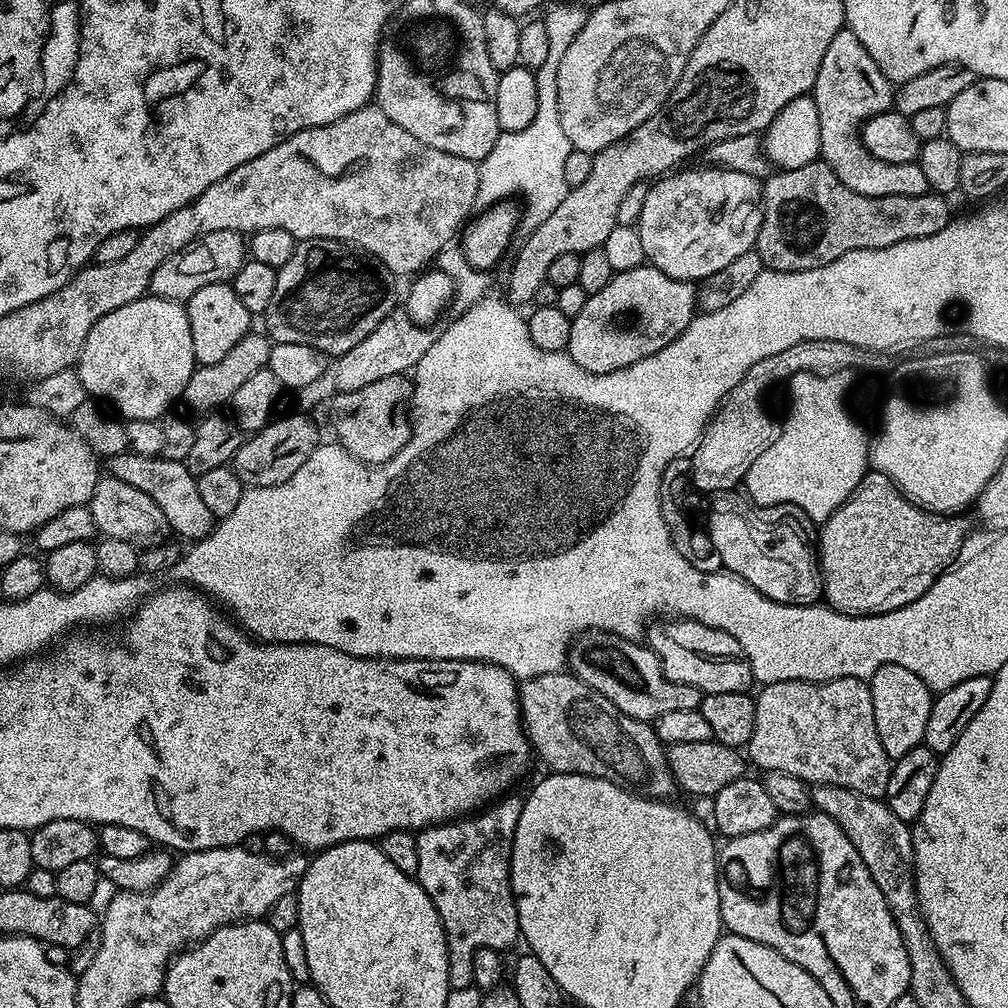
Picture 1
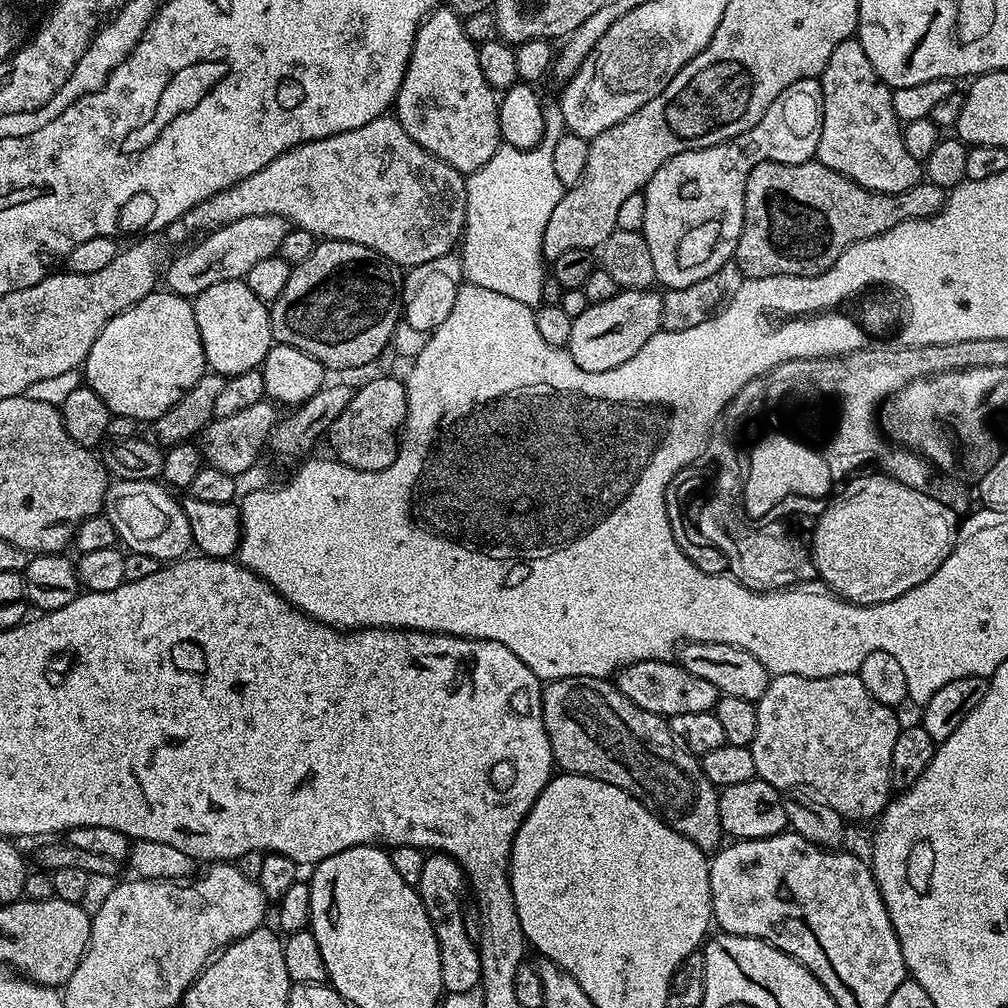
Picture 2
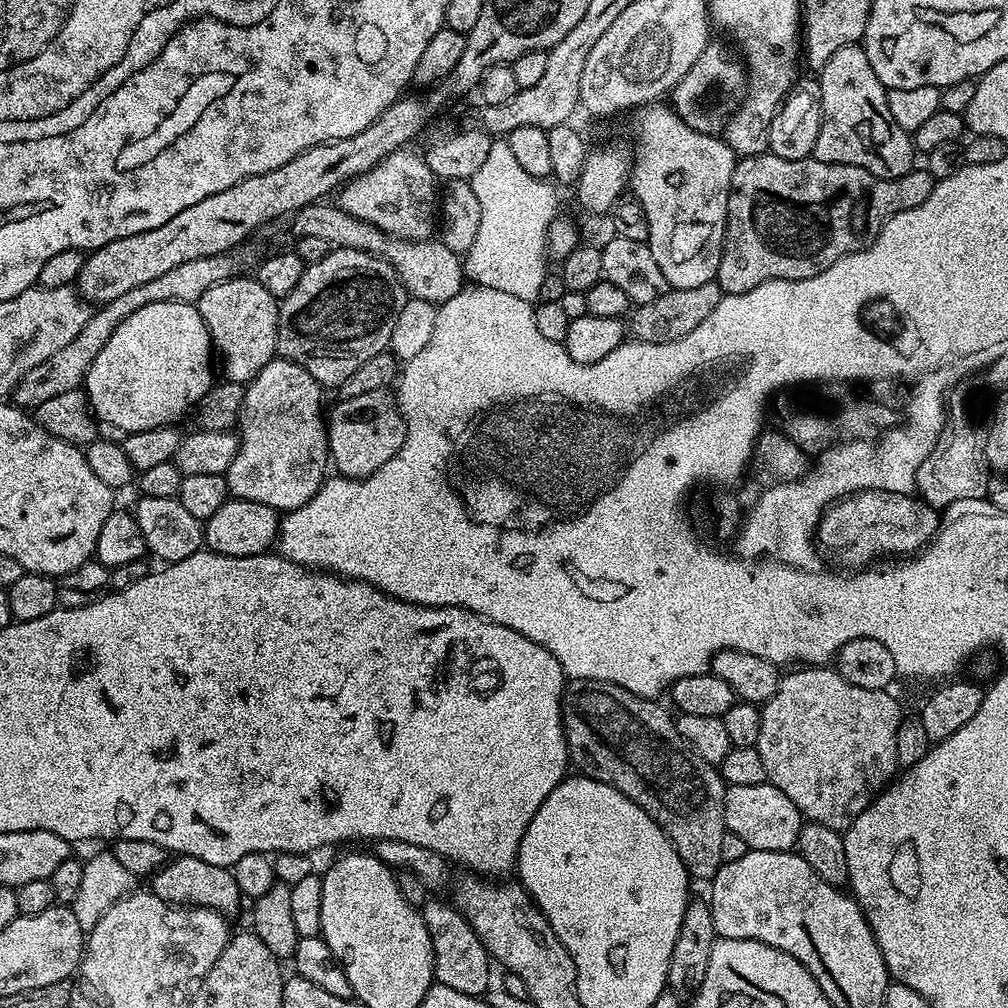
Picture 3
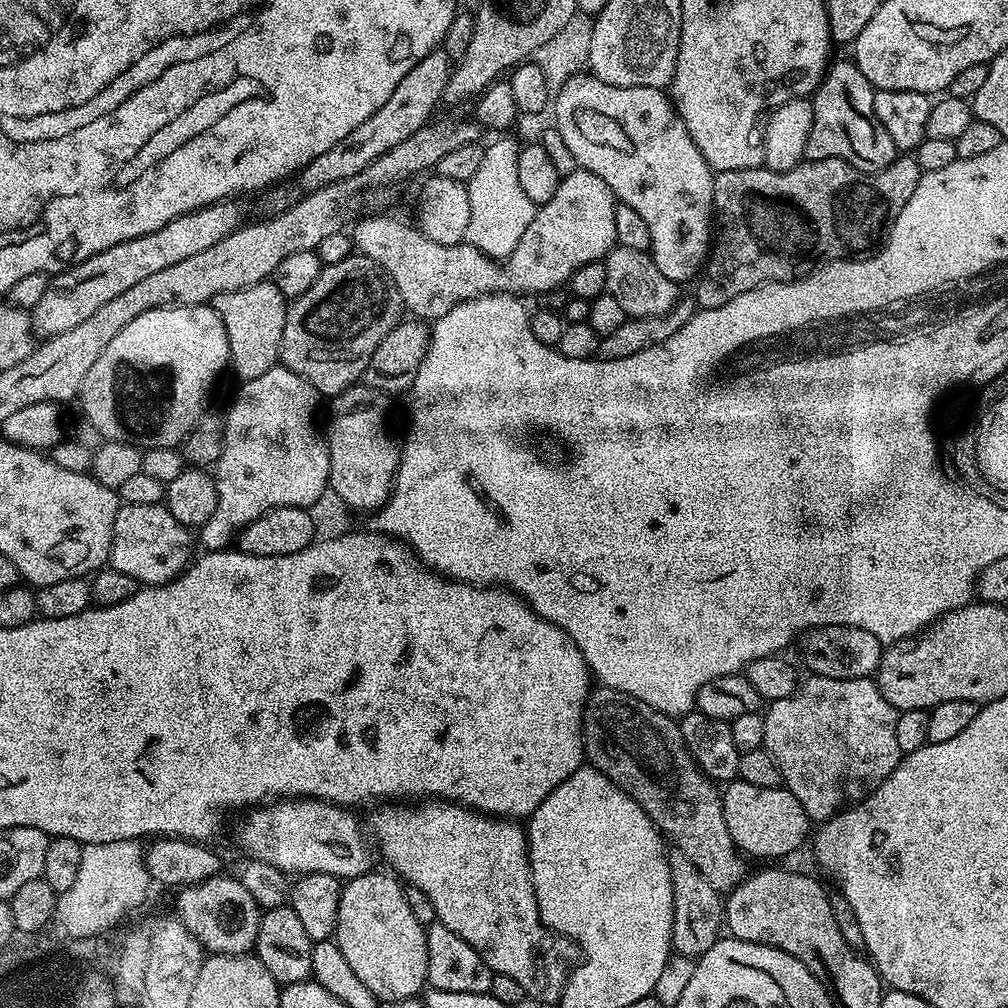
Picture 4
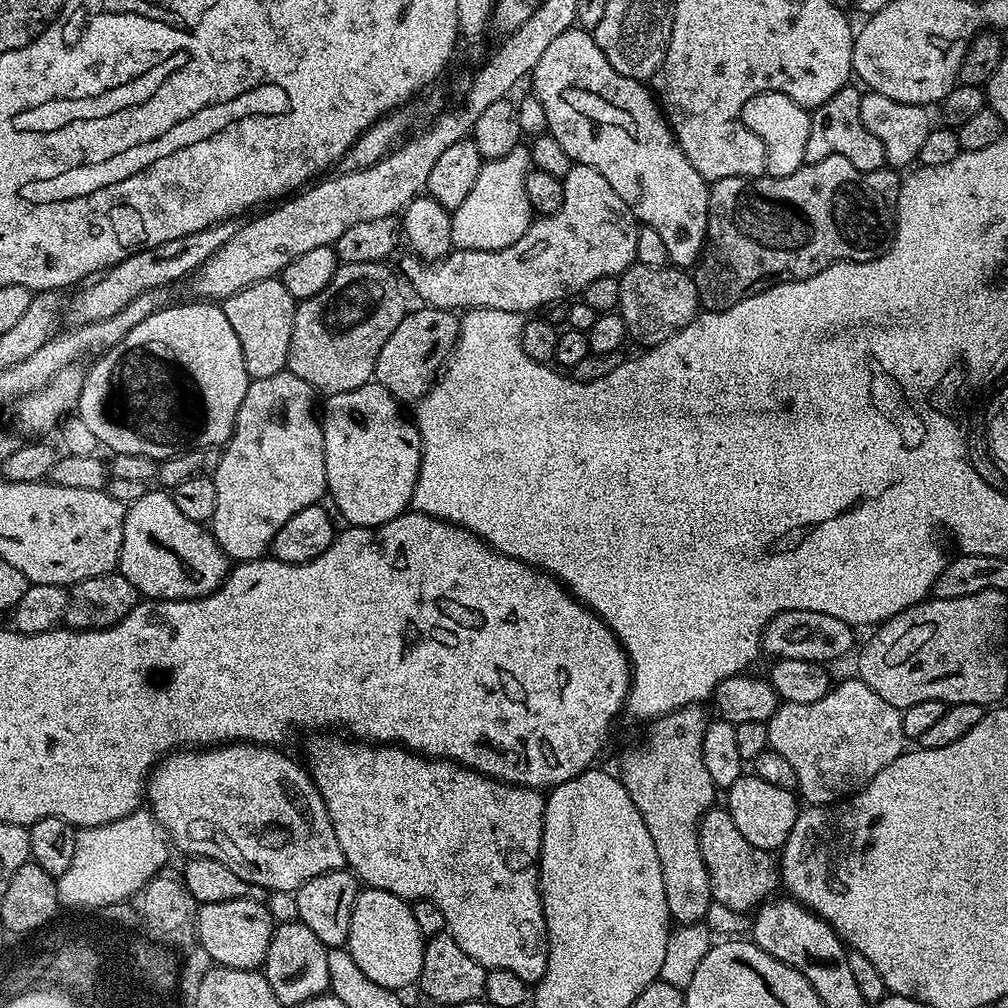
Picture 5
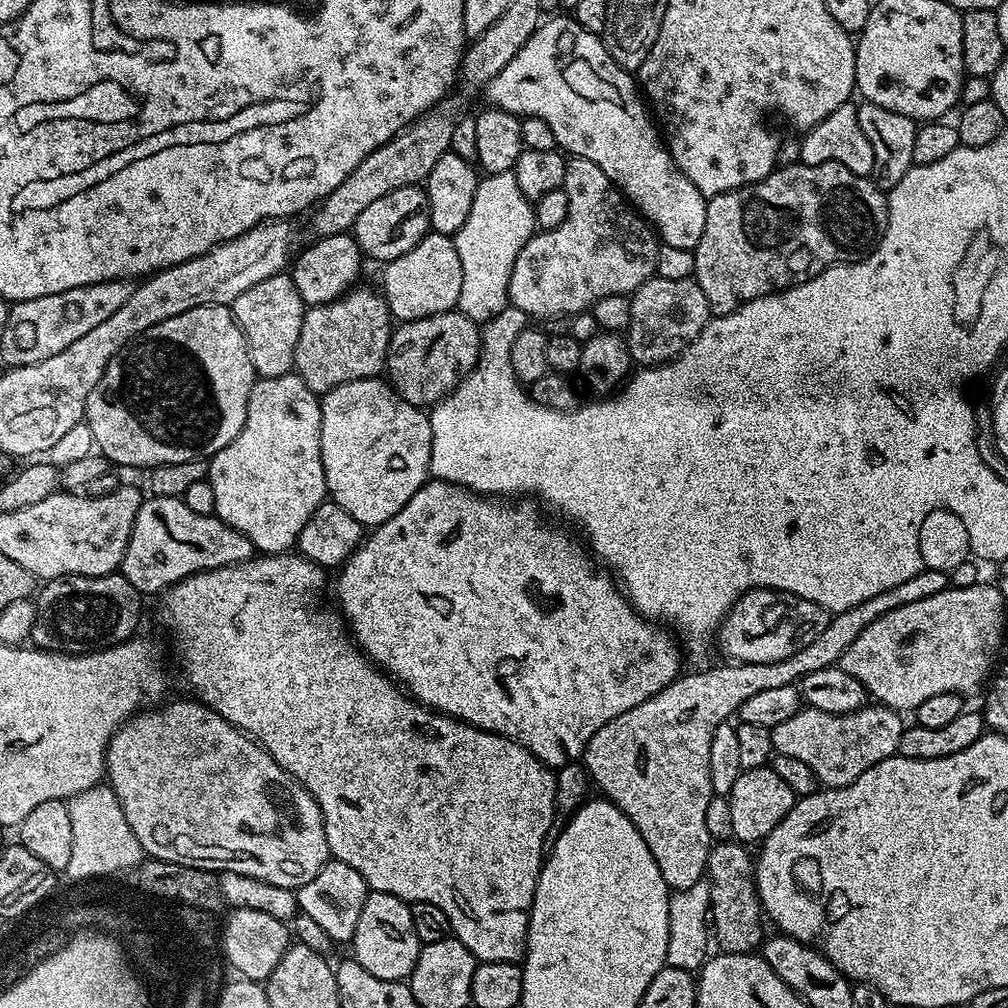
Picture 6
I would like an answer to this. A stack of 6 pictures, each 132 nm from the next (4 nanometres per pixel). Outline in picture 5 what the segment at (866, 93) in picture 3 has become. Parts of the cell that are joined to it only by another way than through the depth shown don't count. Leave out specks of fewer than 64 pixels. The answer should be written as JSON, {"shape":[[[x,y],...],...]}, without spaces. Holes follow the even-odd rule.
{"shape":[[[849,86],[838,90],[834,98],[830,98],[826,103],[811,113],[809,122],[809,137],[806,141],[804,156],[805,164],[822,162],[822,158],[831,156],[841,156],[850,162],[850,166],[858,166],[860,172],[873,172],[885,167],[886,161],[882,142],[862,126],[862,114],[860,113],[861,89],[856,86]]]}

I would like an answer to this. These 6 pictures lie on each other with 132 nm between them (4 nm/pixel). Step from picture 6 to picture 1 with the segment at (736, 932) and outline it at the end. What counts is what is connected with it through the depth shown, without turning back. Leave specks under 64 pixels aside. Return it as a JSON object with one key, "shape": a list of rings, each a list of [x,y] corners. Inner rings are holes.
{"shape":[[[561,670],[558,672],[551,672],[550,674],[542,674],[535,676],[529,680],[523,681],[518,688],[520,694],[520,714],[524,731],[528,734],[528,743],[531,751],[536,752],[549,764],[553,773],[565,772],[566,774],[578,774],[579,772],[584,776],[597,776],[603,780],[614,782],[620,788],[626,789],[628,792],[634,792],[637,796],[647,796],[649,800],[663,800],[667,801],[671,792],[677,791],[676,779],[672,776],[672,771],[668,765],[668,753],[666,745],[656,737],[656,729],[649,721],[635,720],[626,714],[622,714],[622,710],[618,710],[618,706],[614,706],[614,702],[610,702],[610,698],[602,698],[602,694],[598,694],[598,690],[594,690],[590,686],[586,686],[586,682],[582,682],[576,676],[573,676],[571,671]]]}

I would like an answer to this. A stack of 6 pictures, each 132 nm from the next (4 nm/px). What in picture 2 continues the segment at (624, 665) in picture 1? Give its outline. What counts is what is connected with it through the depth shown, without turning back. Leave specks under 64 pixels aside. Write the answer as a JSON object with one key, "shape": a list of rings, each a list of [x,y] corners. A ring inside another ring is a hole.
{"shape":[[[643,660],[627,664],[615,673],[614,683],[623,696],[634,702],[634,706],[642,706],[642,710],[650,710],[650,714],[665,718],[713,711],[722,695],[718,686],[706,682],[706,678],[698,678],[698,674],[690,674],[690,670],[672,660]]]}

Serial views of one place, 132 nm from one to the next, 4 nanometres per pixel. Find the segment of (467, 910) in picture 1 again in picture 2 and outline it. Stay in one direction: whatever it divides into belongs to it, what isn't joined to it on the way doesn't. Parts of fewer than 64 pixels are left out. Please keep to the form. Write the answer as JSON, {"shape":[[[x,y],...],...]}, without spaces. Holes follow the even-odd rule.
{"shape":[[[428,854],[424,857],[422,878],[415,889],[426,906],[426,914],[432,920],[434,934],[438,938],[438,954],[442,962],[442,982],[445,993],[462,994],[462,990],[474,990],[480,983],[480,954],[477,945],[466,938],[464,925],[465,905],[460,905],[456,884],[464,884],[466,873],[452,856]]]}

